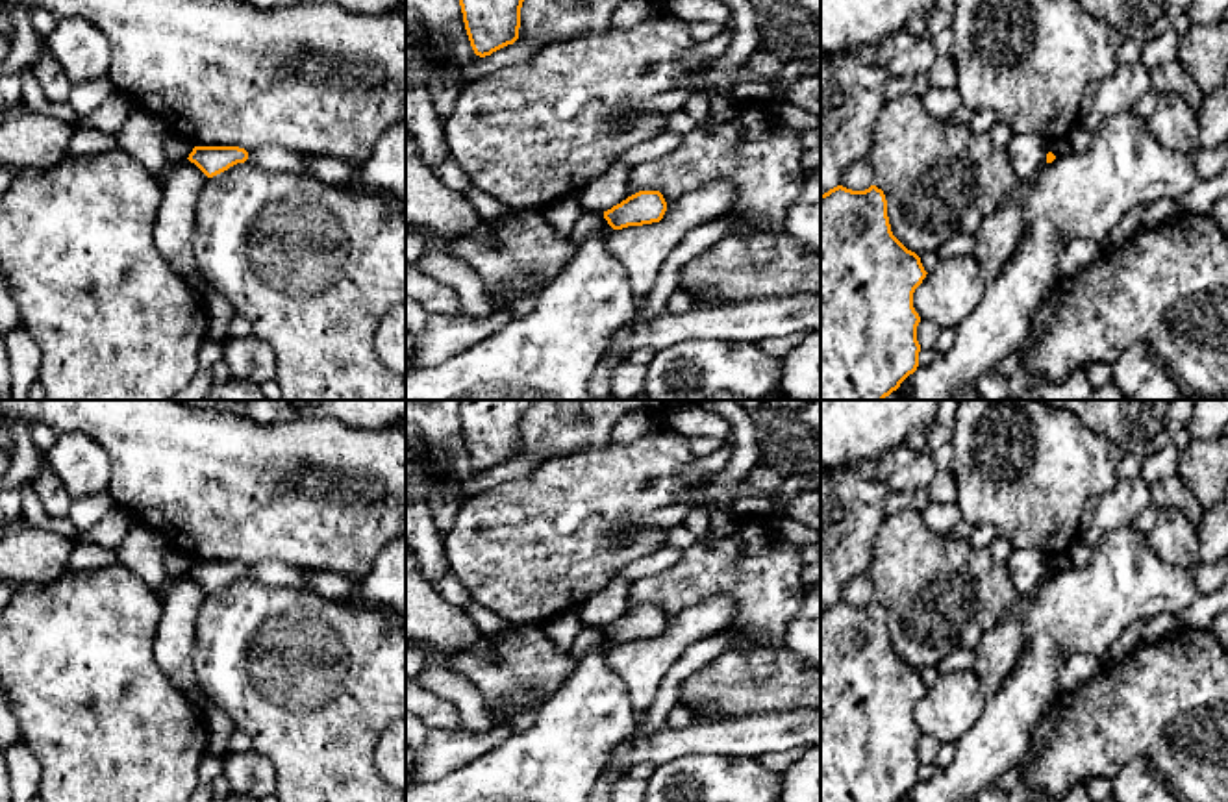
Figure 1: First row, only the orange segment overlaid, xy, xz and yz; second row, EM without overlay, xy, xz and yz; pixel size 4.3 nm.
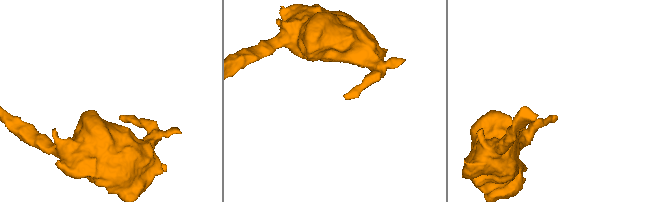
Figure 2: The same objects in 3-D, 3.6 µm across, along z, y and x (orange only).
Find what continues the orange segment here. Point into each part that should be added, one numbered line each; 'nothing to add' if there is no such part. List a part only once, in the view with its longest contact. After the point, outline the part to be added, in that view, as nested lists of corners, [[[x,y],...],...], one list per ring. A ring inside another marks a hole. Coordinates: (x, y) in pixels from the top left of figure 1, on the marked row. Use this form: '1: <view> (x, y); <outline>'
nothing to add

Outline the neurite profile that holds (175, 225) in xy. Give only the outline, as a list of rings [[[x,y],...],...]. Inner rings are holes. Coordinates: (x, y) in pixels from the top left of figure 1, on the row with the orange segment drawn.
[[[189,159],[178,165],[161,183],[163,194],[156,217],[154,243],[167,267],[196,296],[206,298],[209,285],[194,259],[194,207],[207,176]]]

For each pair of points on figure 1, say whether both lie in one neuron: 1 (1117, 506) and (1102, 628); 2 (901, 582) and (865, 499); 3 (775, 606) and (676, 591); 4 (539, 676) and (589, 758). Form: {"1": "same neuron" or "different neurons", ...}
{"1": "different neurons", "2": "different neurons", "3": "same neuron", "4": "different neurons"}

